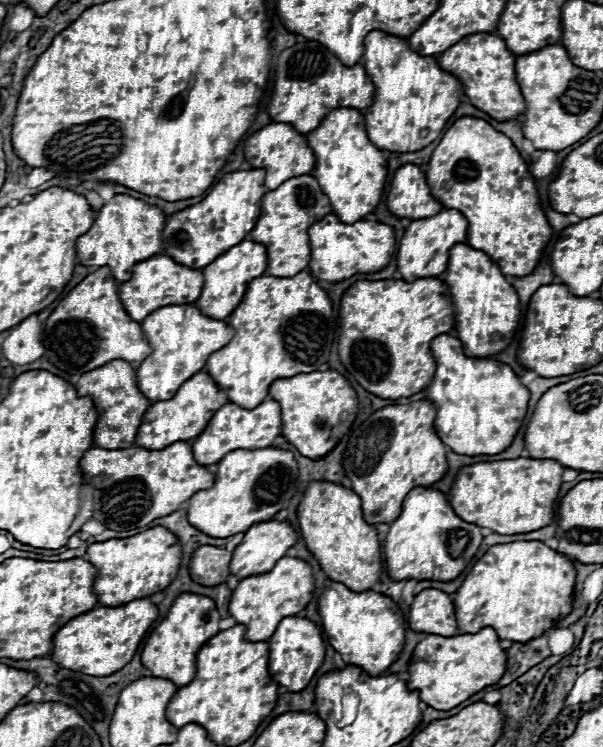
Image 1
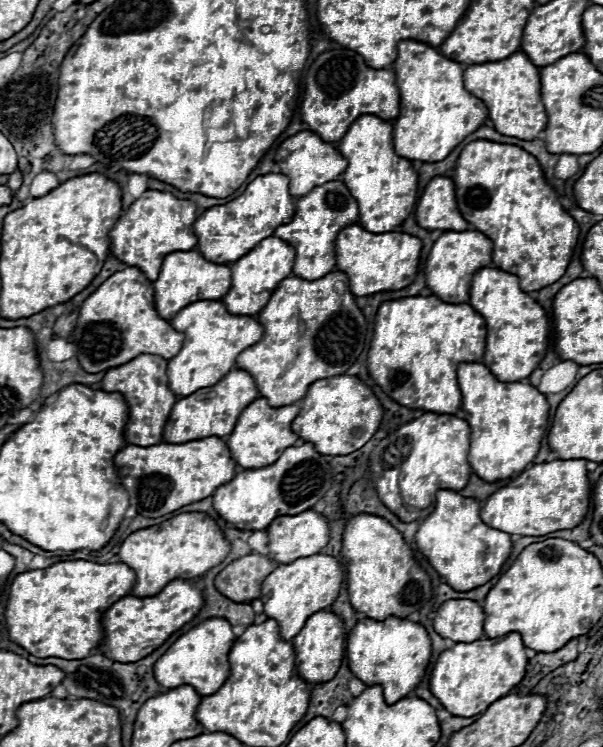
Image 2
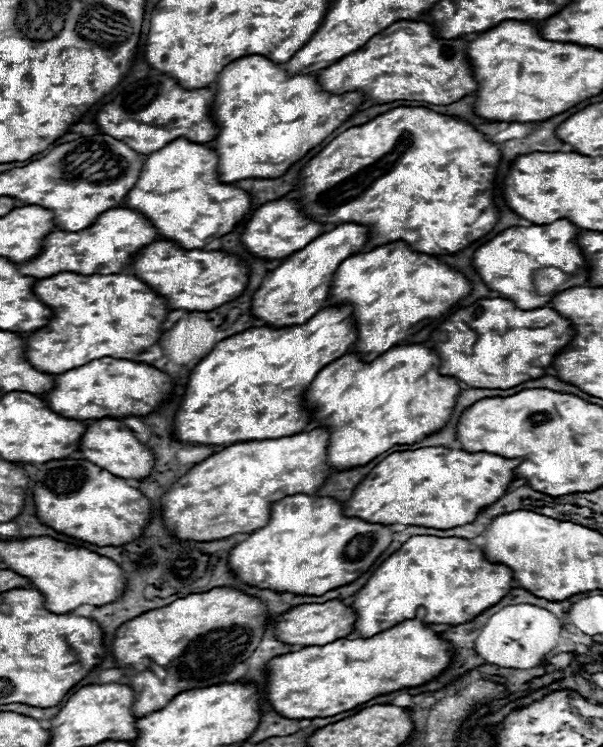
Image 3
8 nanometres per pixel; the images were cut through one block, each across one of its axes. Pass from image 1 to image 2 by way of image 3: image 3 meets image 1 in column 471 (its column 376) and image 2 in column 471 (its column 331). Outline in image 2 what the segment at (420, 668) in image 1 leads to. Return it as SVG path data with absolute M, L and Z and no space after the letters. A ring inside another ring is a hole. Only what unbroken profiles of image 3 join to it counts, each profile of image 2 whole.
M512 632L498 638L484 638L476 642L458 642L452 650L444 650L430 674L430 690L440 704L454 716L470 718L482 714L492 702L506 696L524 678L528 664L522 636Z

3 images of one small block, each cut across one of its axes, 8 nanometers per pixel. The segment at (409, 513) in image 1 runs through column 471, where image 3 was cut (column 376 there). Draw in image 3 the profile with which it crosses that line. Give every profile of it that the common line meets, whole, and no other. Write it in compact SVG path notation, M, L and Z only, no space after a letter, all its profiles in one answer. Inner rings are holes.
M294 494L294 496L286 496L282 498L280 502L276 502L272 506L272 516L270 516L270 522L262 528L262 530L256 530L250 538L246 538L244 542L240 542L232 554L230 554L230 568L242 578L242 582L246 584L252 584L252 586L258 586L258 588L270 588L270 590L278 590L278 592L296 592L296 594L306 594L306 596L322 596L326 594L328 590L334 590L334 588L340 588L340 586L346 586L350 582L354 582L356 578L360 578L364 572L368 572L374 562L382 556L384 550L388 550L388 546L392 544L394 540L394 526L384 526L384 524L370 524L370 522L364 522L360 518L348 518L344 516L344 506L342 502L334 500L334 498L320 498L320 496L308 496L308 494Z

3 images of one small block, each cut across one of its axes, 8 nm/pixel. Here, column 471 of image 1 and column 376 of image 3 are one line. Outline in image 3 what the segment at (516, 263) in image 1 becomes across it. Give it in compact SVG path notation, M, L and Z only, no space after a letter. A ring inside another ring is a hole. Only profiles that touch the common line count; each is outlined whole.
M400 106L342 132L300 174L300 200L314 220L324 224L370 224L370 248L402 238L424 254L454 254L494 230L498 222L496 190L502 152L466 120L428 108Z

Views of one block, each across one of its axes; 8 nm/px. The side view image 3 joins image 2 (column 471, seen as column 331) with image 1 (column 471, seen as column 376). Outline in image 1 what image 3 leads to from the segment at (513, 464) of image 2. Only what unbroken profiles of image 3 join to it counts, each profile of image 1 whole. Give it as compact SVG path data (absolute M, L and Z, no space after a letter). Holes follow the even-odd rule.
M440 334L440 338L432 340L432 354L436 358L436 374L424 388L424 394L438 410L434 426L442 442L466 456L498 454L508 448L526 416L530 400L530 392L520 384L514 370L492 358L468 358L462 342L450 334Z

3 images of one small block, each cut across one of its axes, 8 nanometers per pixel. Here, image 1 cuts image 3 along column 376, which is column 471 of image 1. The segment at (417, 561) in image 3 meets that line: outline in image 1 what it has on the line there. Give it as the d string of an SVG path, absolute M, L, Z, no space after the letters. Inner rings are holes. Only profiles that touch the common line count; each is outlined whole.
M542 542L494 544L488 548L488 552L482 558L478 558L478 562L466 574L462 586L454 592L458 628L462 634L474 634L490 626L496 630L500 638L512 642L528 642L532 638L538 638L572 610L574 580L576 580L576 570L574 564L568 560L568 556L544 546Z

